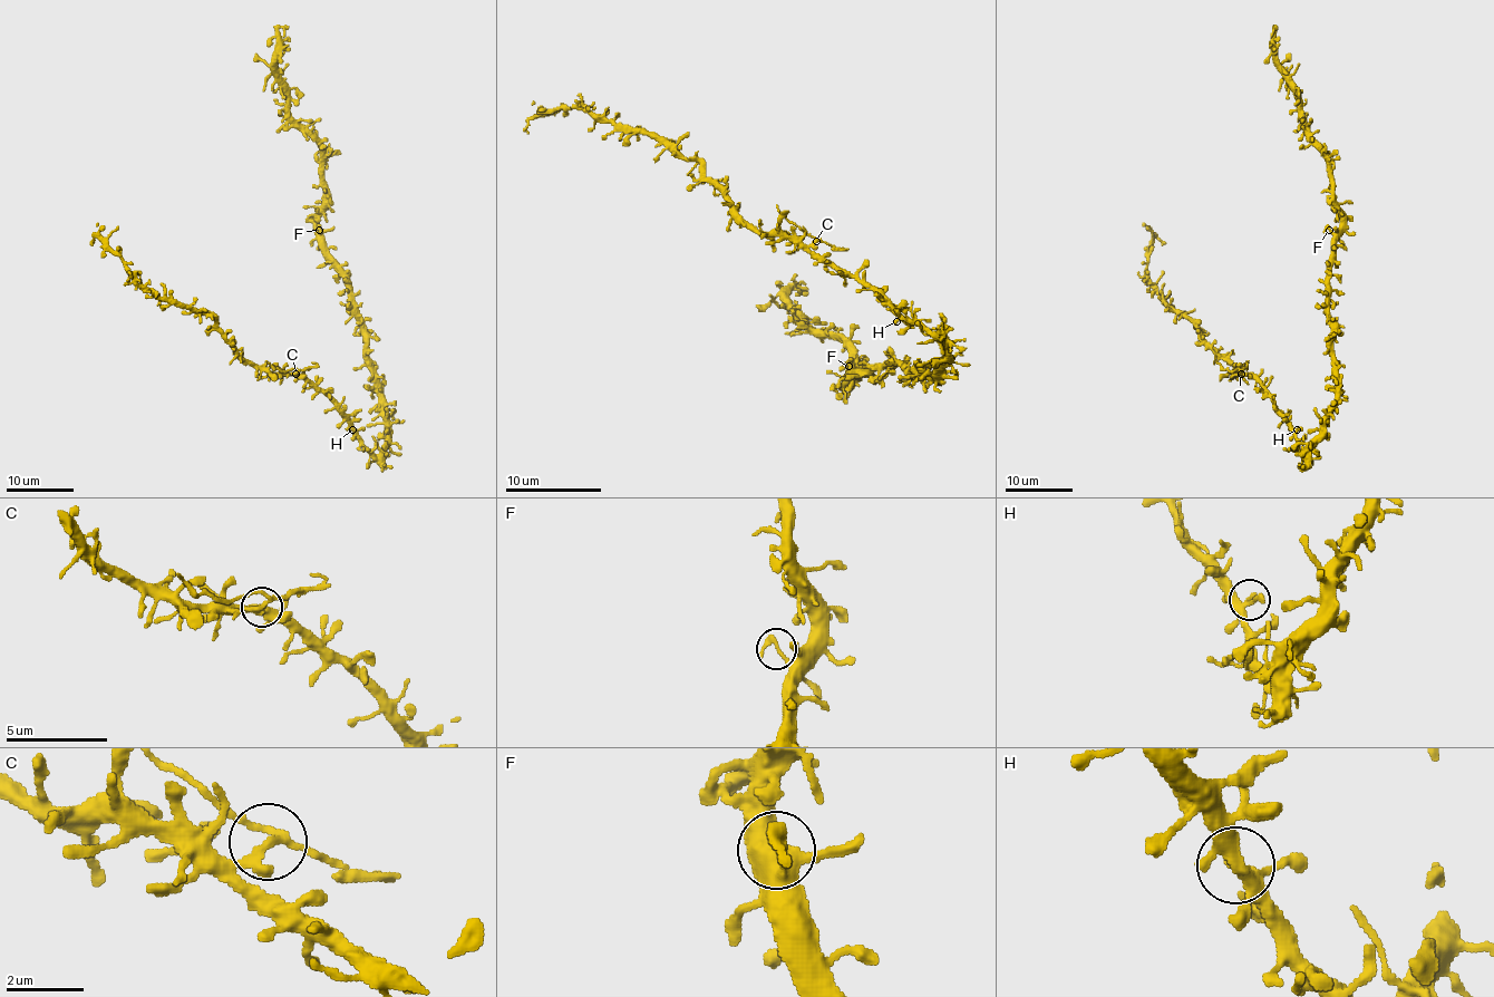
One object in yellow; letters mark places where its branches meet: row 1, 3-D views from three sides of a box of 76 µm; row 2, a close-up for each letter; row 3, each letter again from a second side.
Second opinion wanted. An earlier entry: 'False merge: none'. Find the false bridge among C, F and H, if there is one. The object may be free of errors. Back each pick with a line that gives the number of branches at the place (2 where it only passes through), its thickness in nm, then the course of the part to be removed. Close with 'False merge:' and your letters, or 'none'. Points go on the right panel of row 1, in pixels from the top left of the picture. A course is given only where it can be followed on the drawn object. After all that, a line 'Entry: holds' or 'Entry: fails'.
C: 3 | 200 nm | (1240, 374), (1239, 368), (1229, 370), (1215, 361)
False merge: C
Entry: fails

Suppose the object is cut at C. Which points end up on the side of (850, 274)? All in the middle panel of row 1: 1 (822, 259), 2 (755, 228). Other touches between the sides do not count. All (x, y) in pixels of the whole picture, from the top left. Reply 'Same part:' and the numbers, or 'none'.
Same part: 1, 2

